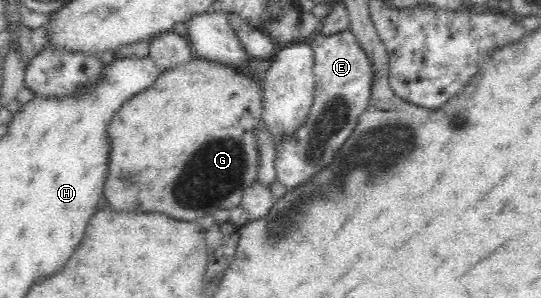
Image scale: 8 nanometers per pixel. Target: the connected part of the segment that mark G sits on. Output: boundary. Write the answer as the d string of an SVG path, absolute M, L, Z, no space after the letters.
M193 54L182 65L160 71L156 81L127 100L111 120L113 144L104 191L107 203L117 212L159 212L184 222L241 206L245 187L258 182L261 155L257 132L263 123L265 66L250 61L239 68Z

